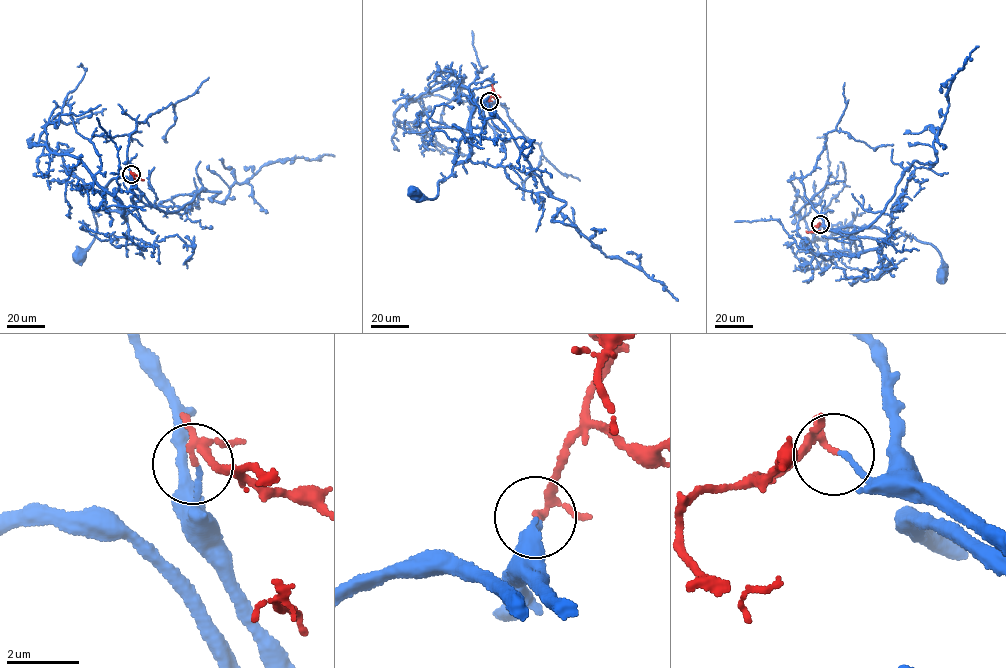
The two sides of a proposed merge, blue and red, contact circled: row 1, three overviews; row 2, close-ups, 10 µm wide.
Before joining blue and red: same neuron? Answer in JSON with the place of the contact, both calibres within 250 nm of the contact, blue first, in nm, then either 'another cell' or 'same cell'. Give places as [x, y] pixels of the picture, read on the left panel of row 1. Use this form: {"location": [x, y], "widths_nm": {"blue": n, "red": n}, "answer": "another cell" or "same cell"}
{"location": [131, 174], "widths_nm": {"blue": 140, "red": 120}, "answer": "same cell"}

